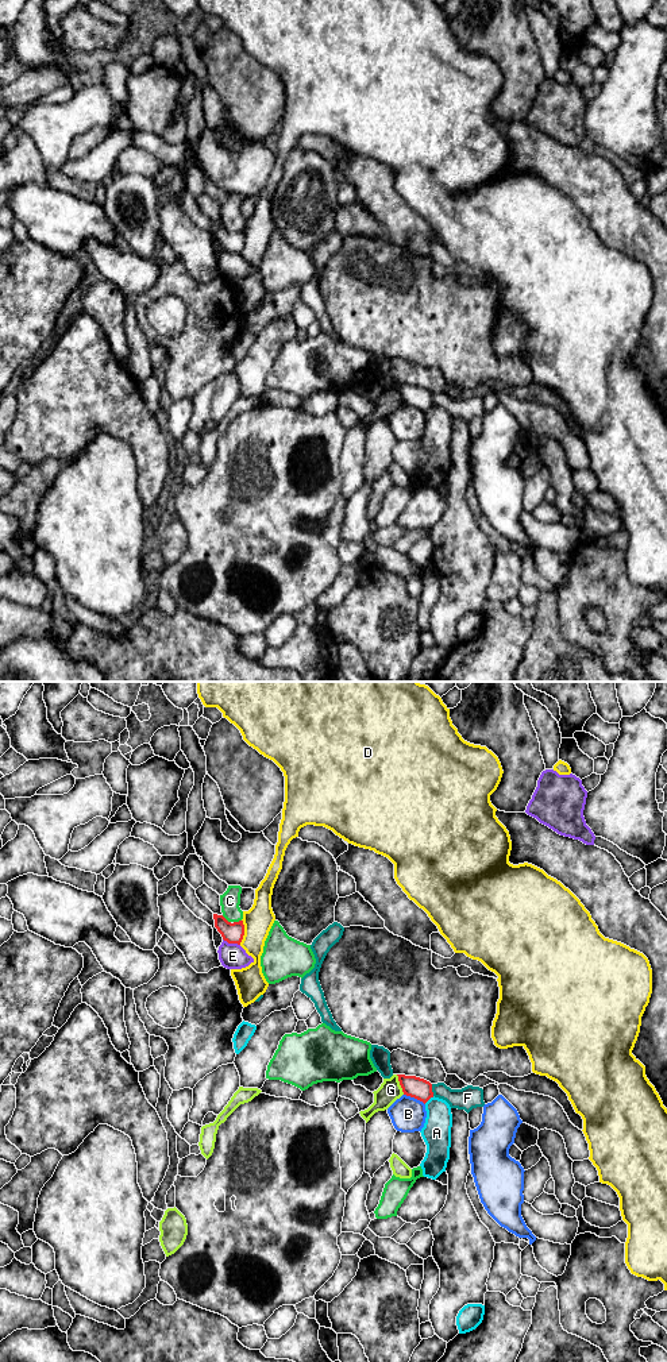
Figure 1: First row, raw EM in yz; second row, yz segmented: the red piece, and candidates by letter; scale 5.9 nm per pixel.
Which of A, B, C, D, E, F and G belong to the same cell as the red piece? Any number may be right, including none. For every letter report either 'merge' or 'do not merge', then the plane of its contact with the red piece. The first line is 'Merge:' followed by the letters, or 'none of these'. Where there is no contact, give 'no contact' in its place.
Merge: none of these
A: do not merge | yz
B: do not merge | yz
C: do not merge | yz
D: do not merge | yz
E: do not merge | yz
F: do not merge | yz
G: do not merge | yz

